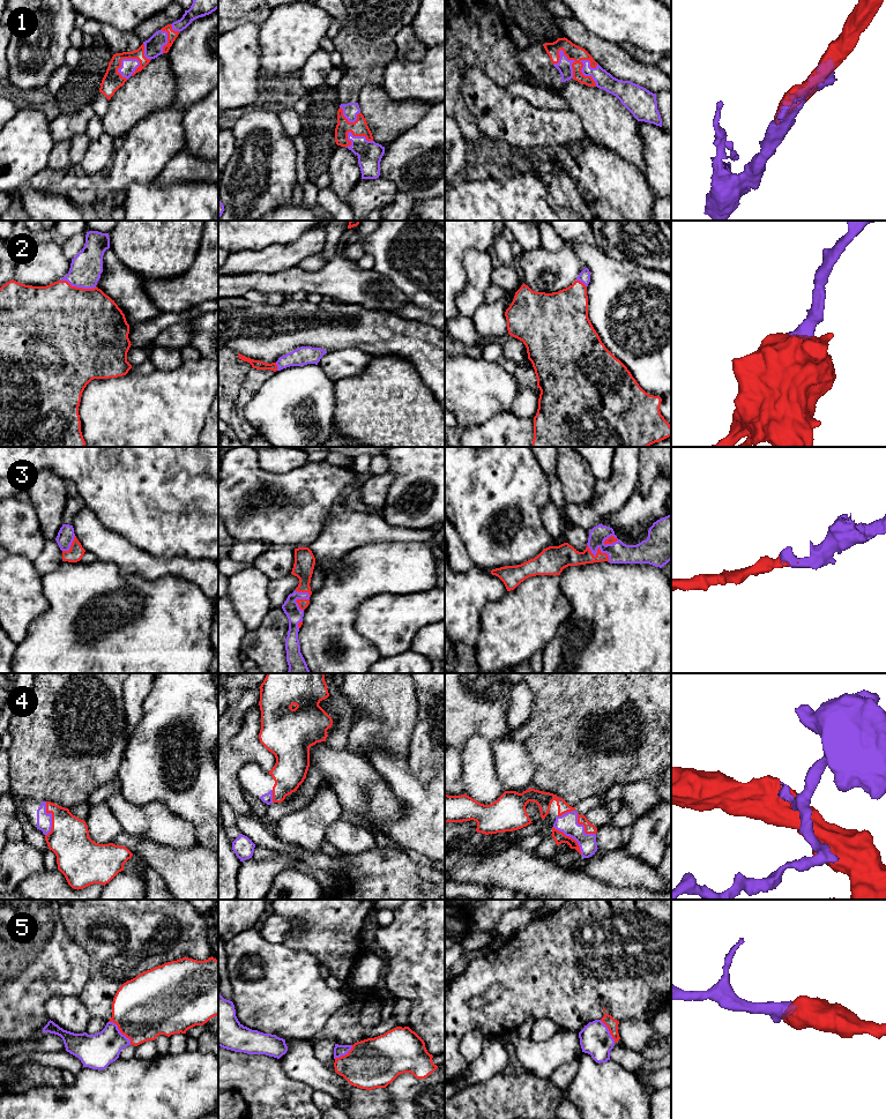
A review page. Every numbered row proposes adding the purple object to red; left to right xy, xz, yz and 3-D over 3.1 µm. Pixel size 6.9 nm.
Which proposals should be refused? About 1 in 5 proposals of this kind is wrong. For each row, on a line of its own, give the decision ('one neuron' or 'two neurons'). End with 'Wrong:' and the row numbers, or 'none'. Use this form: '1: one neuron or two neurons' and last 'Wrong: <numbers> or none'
1: one neuron
2: one neuron
3: one neuron
4: one neuron
5: one neuron
Wrong: none

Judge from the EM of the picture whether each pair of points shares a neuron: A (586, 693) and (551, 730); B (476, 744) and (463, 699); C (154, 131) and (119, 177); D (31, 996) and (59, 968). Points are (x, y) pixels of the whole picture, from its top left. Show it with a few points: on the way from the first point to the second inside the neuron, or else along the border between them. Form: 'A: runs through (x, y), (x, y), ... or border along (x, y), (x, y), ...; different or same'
A: runs through (579, 702), (560, 721); same
B: border along (491, 741), (478, 735), (473, 735), (461, 750); different
C: runs through (151, 142), (131, 165); same
D: runs through (39, 987), (47, 983), (51, 976); same

